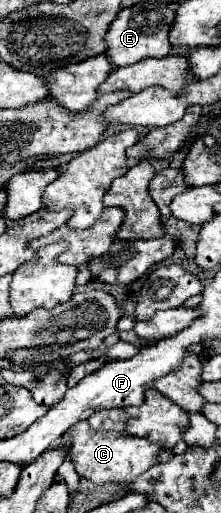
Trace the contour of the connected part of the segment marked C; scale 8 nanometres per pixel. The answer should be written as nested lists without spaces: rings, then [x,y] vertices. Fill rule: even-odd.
[[[87,422],[75,424],[75,428],[69,428],[65,438],[73,440],[73,448],[69,450],[69,458],[75,464],[75,470],[81,478],[91,480],[93,484],[129,484],[139,474],[147,472],[153,464],[157,464],[157,458],[161,452],[165,452],[163,444],[151,444],[147,440],[139,440],[133,436],[123,436],[121,432],[115,434],[97,434],[91,432]]]

